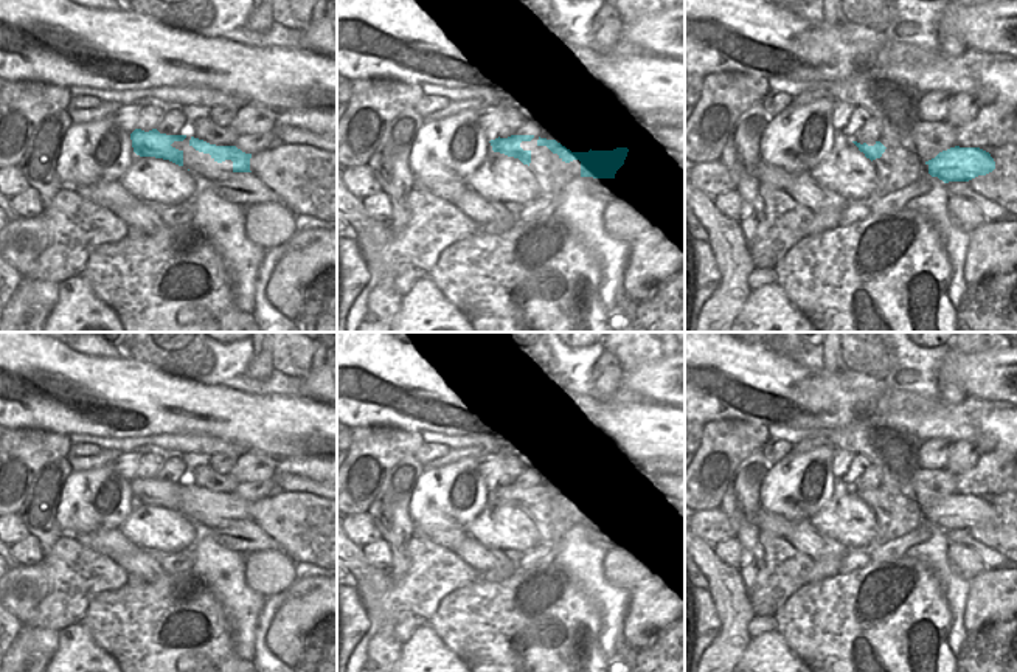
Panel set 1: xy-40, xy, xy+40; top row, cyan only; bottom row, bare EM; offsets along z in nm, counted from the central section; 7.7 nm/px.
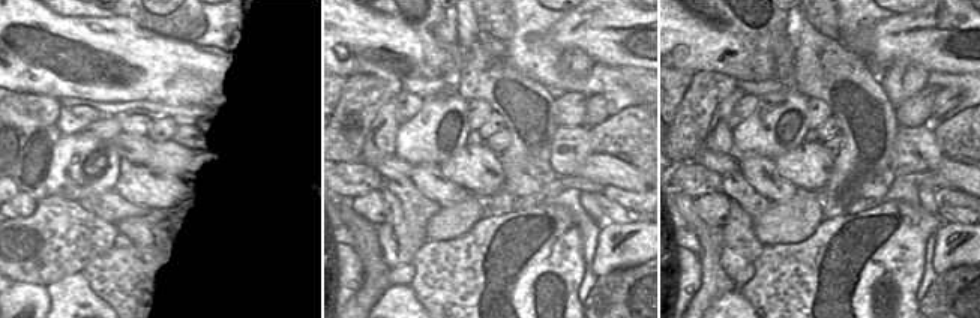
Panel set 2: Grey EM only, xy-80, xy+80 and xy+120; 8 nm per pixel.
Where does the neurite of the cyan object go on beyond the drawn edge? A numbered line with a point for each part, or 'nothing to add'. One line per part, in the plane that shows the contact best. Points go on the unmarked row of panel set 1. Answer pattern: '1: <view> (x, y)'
nothing to add

